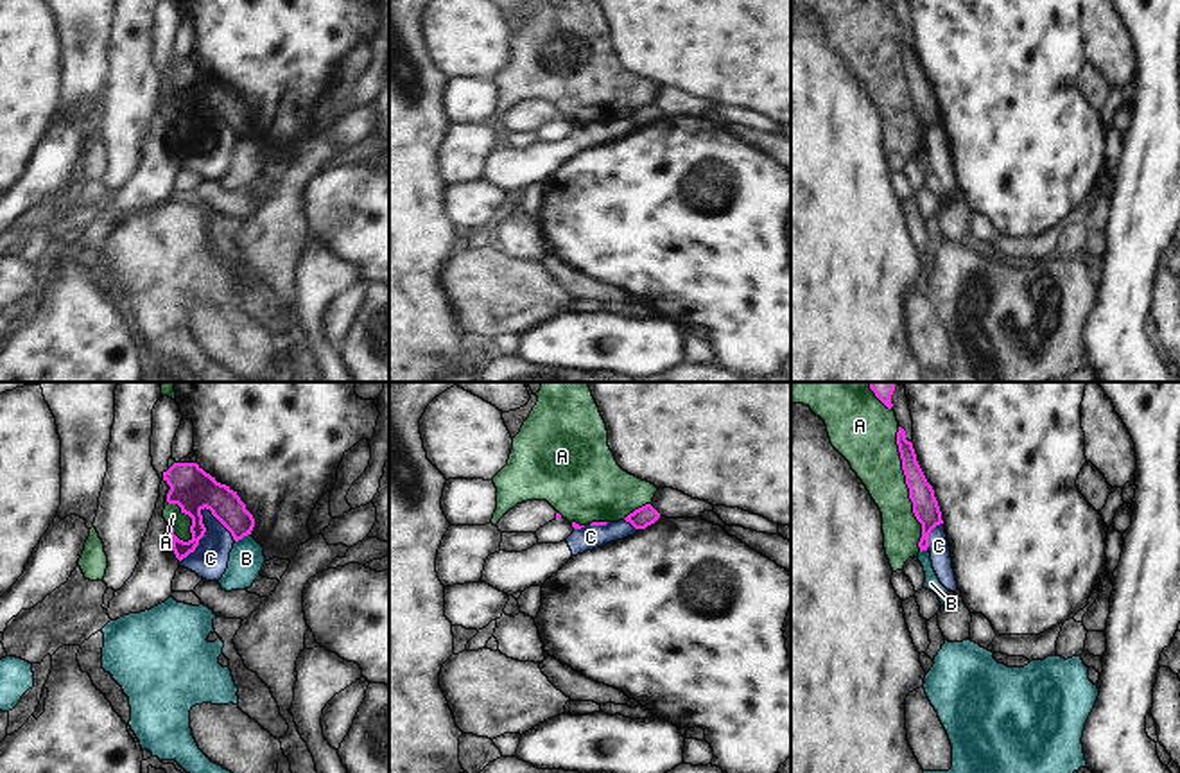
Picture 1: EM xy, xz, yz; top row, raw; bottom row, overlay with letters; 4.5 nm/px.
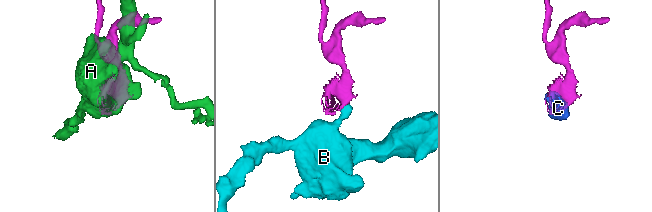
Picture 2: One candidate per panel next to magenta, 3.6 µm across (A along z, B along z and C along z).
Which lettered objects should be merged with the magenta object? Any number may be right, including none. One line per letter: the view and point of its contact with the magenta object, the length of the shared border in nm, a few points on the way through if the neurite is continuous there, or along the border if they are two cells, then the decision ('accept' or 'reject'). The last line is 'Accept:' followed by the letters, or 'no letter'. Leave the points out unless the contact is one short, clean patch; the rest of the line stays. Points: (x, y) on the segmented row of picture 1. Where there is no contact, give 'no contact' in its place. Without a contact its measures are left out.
A: contact yz (910, 490); length 550 nm; reject
B: contact xy (242, 537); length 80 nm; border xy (250, 533), (235, 542); reject
C: contact xy (221, 522); length 220 nm; border xy (205, 506), (235, 540); reject
Accept: no letter

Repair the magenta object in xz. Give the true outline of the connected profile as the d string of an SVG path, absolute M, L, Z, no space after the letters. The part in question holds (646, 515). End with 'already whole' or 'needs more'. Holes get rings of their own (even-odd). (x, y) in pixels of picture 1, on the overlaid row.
M646 504L633 513L629 513L624 520L629 522L635 529L646 529L647 525L655 524L660 518L660 513L651 506Z | already whole

